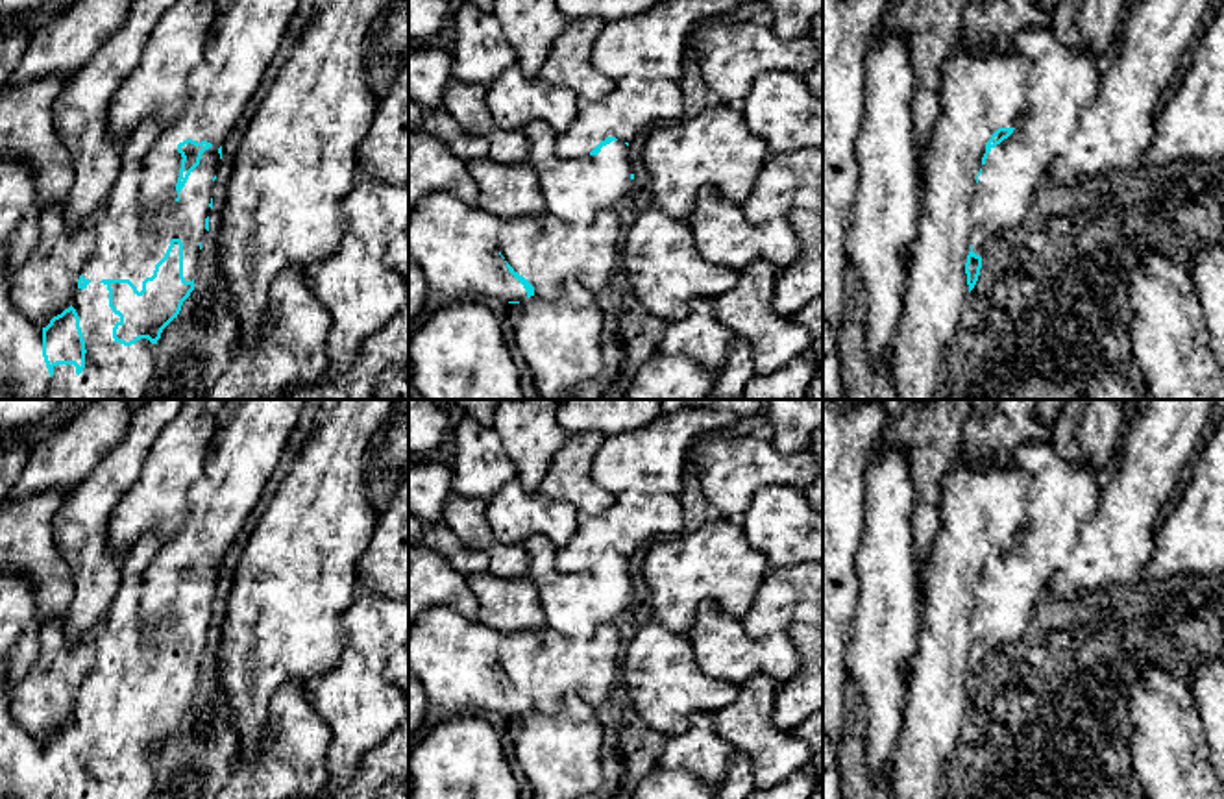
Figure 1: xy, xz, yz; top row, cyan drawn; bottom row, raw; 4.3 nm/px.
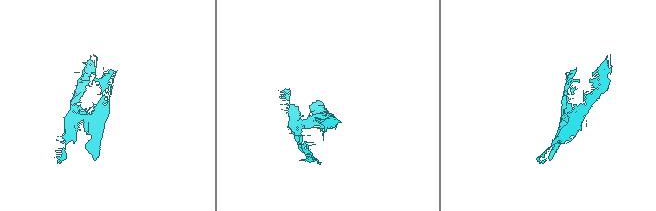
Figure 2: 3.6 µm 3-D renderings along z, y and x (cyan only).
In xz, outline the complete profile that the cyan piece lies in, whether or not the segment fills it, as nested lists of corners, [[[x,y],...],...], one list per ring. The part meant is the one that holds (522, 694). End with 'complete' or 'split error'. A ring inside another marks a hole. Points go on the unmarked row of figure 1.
[[[547,625],[508,633],[499,649],[499,670],[527,712],[557,714],[568,694],[599,707],[619,688],[619,636],[612,625],[590,638],[566,638]]]; split error

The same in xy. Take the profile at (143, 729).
[[[181,653],[170,655],[141,707],[129,694],[91,695],[81,688],[72,719],[43,742],[43,771],[52,792],[48,799],[148,799],[155,782],[155,758],[192,705],[194,694],[183,692]]]; split error

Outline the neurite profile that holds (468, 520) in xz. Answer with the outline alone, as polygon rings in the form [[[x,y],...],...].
[[[451,494],[444,505],[444,522],[471,549],[488,557],[486,572],[501,583],[525,579],[529,573],[529,555],[523,546],[503,546],[492,536],[486,520],[488,503],[471,503]]]

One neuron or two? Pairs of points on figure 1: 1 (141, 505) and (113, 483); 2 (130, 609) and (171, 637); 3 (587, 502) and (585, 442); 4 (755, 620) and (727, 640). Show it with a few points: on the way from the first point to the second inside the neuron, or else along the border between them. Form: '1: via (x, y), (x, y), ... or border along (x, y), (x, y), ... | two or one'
1: border along (146, 454), (137, 479), (117, 503), (106, 531) | two
2: via (134, 620), (150, 637), (159, 637) | one
3: via (581, 487), (581, 457) | one
4: border along (742, 618), (742, 627), (751, 637), (784, 629) | two

